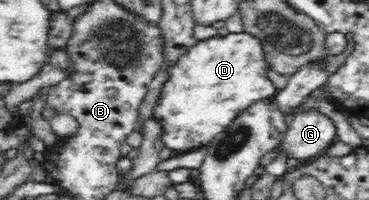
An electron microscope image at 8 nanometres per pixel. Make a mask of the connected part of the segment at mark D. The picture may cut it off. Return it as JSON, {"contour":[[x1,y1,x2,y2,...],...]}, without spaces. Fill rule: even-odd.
{"contour":[[229,32,226,36,217,36,196,41,186,54,178,58,169,71,160,97,154,106,152,114,165,123,164,146,172,150,186,152,201,146,209,145,220,133,229,128,244,110,250,109,266,98,273,98,278,94,278,88,268,78,270,72,269,59,266,58,264,40,255,34,243,32]]}

